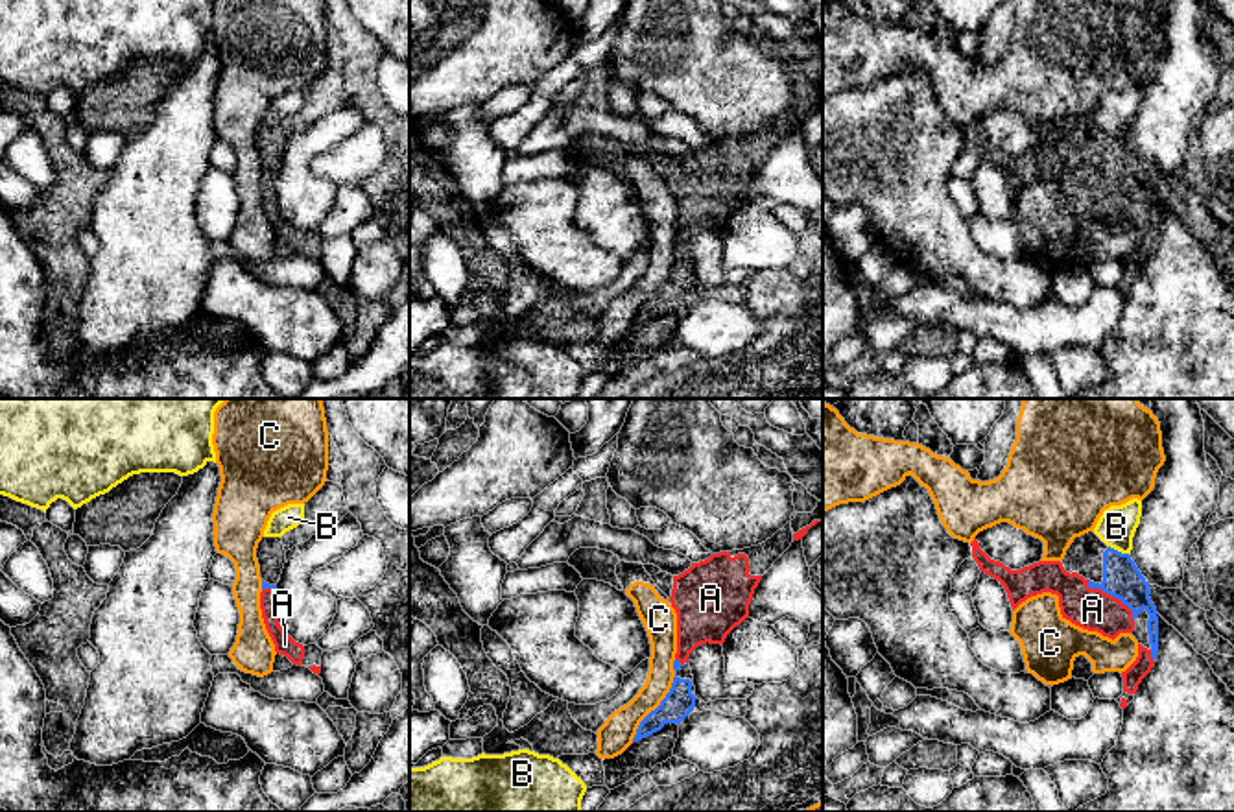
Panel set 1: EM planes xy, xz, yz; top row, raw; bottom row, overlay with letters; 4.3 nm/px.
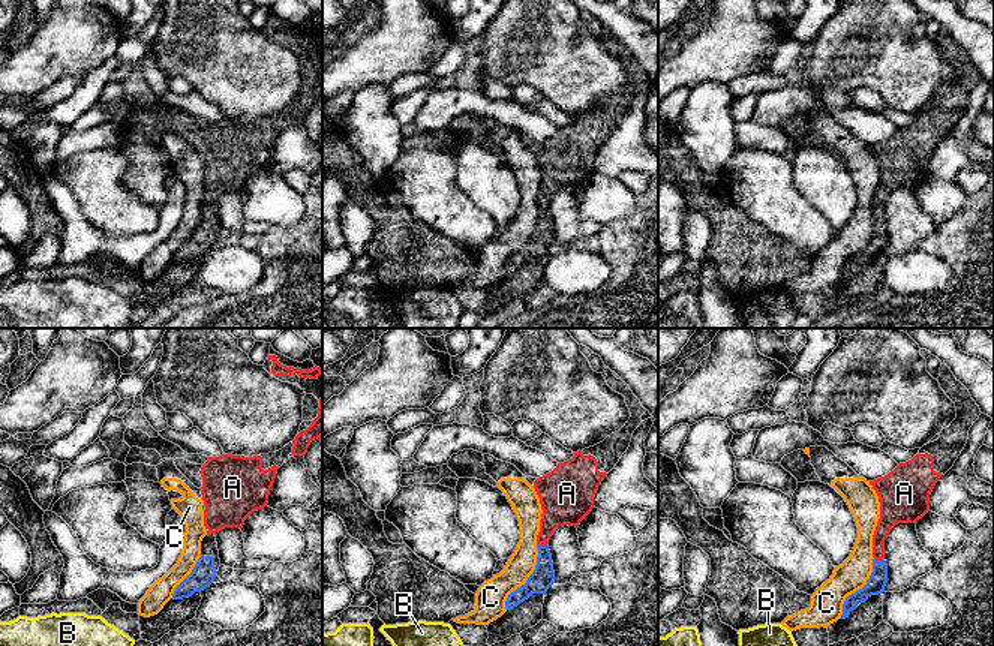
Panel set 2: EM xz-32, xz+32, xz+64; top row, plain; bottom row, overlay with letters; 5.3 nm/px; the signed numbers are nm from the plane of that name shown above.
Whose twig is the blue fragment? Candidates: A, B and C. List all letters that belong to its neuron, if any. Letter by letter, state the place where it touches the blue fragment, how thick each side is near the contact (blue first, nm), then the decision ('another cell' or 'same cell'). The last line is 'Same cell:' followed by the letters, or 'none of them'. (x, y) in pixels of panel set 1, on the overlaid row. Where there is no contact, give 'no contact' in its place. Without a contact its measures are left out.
A: meets blue in yz at (1113, 595); 160 nm thick on the blue side, 180 nm on the other; same cell
B: meets blue in yz at (1116, 550); 160 nm thick on the blue side, 170 nm on the other; another cell
C: meets blue in xz at (663, 700); 130 nm thick on the blue side, 150 nm on the other; another cell
Same cell: A

